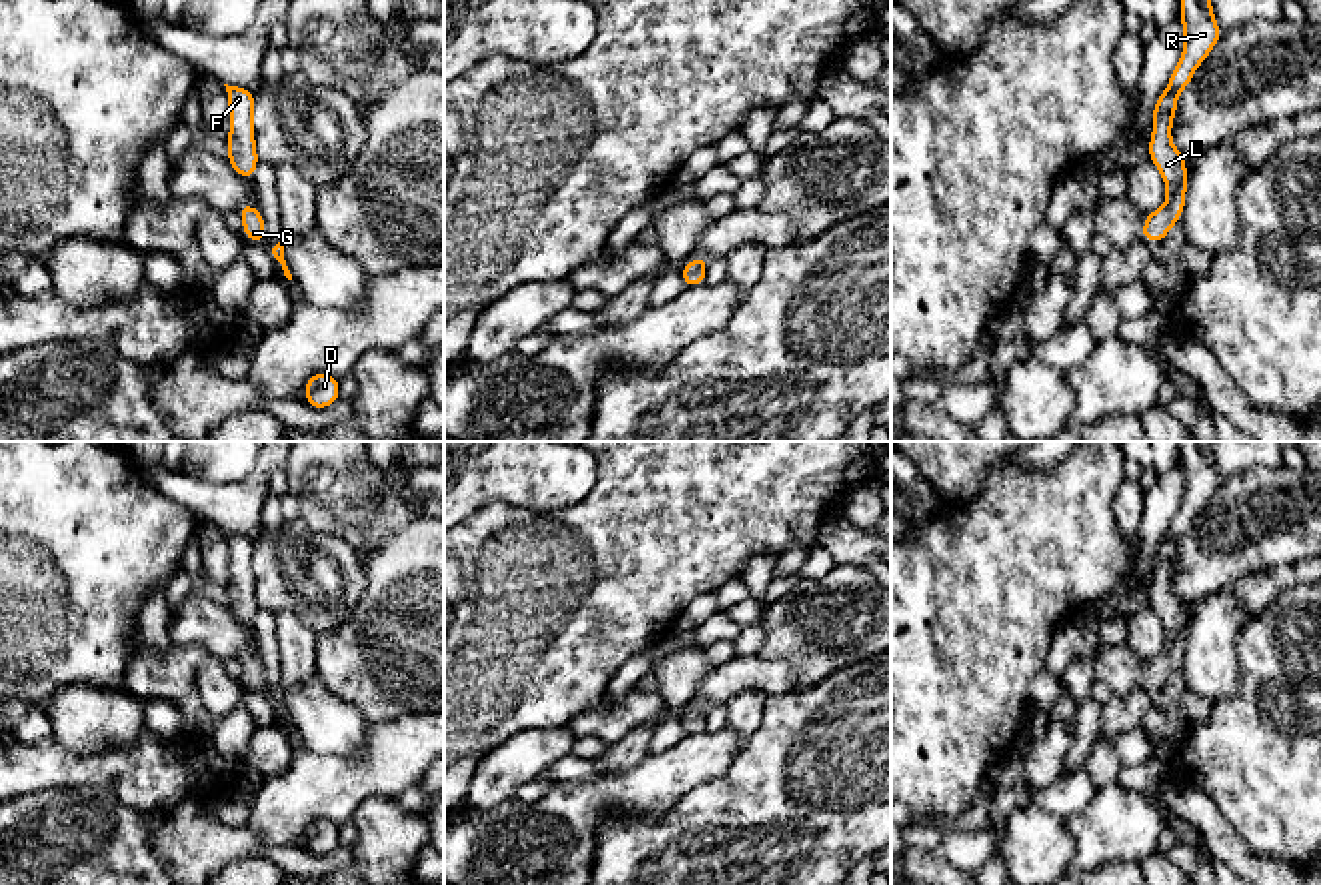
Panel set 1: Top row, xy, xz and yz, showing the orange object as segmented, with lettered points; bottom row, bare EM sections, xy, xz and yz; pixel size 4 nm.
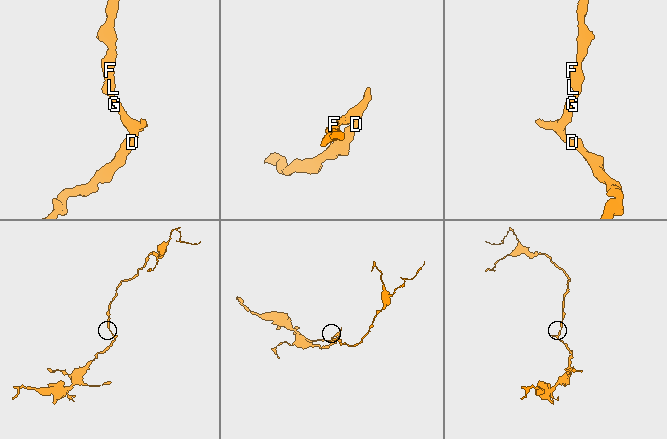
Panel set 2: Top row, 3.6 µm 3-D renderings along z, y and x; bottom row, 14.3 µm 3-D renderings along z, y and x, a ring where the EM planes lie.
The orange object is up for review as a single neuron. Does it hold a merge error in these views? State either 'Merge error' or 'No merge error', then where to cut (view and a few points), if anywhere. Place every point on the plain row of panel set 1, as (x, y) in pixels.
No merge error. No split

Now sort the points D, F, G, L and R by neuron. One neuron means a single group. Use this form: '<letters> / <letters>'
D F G L R

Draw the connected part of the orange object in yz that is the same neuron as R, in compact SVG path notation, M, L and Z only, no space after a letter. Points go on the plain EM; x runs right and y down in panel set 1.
M1181 442L1185 497L1171 521L1169 533L1153 557L1153 585L1149 589L1151 609L1161 617L1167 633L1163 655L1147 661L1143 687L1163 689L1167 677L1179 669L1185 651L1187 619L1185 603L1171 591L1171 569L1177 557L1177 541L1189 533L1195 515L1209 503L1221 477L1211 459L1211 442Z

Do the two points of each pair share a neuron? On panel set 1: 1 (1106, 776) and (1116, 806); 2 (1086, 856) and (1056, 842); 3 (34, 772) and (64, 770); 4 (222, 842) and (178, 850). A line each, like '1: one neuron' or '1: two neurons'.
1: two neurons
2: two neurons
3: one neuron
4: one neuron

